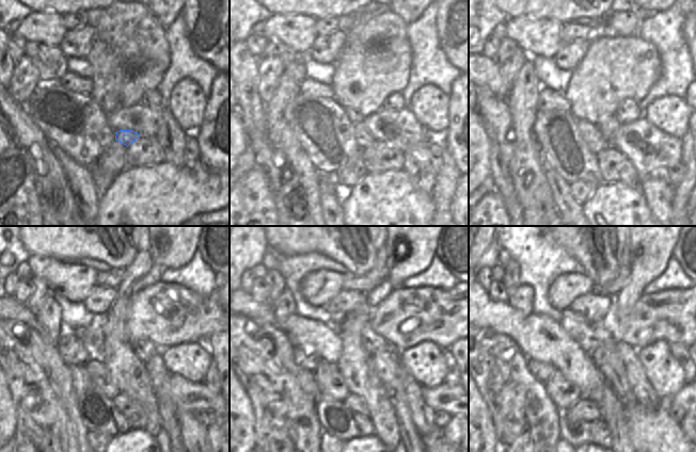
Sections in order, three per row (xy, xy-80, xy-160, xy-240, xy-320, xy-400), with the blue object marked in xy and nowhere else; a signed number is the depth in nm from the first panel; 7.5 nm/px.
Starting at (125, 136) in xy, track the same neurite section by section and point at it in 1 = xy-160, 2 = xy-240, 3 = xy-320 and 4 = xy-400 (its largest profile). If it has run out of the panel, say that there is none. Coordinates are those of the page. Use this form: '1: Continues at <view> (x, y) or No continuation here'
1: Continues at xy-160 (590, 133)
2: Continues at xy-240 (95, 368)
3: Continues at xy-320 (328, 377)
4: Continues at xy-400 (563, 393).

